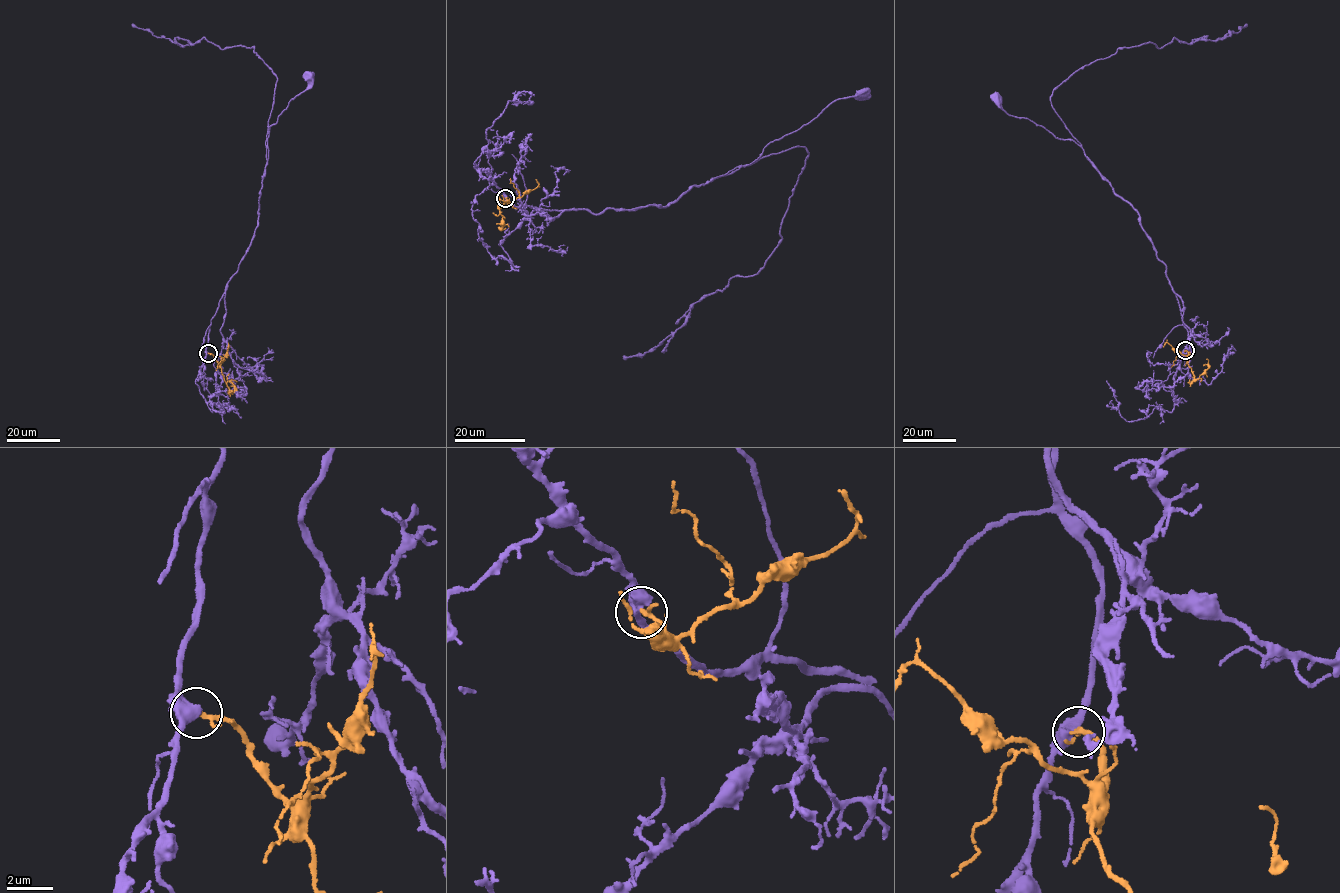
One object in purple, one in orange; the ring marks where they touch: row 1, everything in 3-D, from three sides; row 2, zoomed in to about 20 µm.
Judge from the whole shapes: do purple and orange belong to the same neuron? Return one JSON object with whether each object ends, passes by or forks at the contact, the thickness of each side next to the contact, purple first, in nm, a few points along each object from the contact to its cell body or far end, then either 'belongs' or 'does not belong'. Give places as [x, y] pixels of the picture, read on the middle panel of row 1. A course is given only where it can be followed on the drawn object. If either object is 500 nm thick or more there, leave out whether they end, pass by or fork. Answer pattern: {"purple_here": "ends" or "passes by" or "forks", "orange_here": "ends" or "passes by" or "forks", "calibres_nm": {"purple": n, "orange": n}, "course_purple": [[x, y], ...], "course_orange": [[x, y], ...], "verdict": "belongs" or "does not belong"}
{"calibres_nm": {"purple": 600, "orange": 140}, "course_purple": [[505, 198], [517, 208], [597, 214], [666, 207], [693, 186], [746, 166], [830, 103], [861, 93]], "course_orange": [[505, 198], [508, 203], [504, 201], [500, 205], [502, 217], [501, 228], [498, 227], [505, 228]], "verdict": "belongs"}

